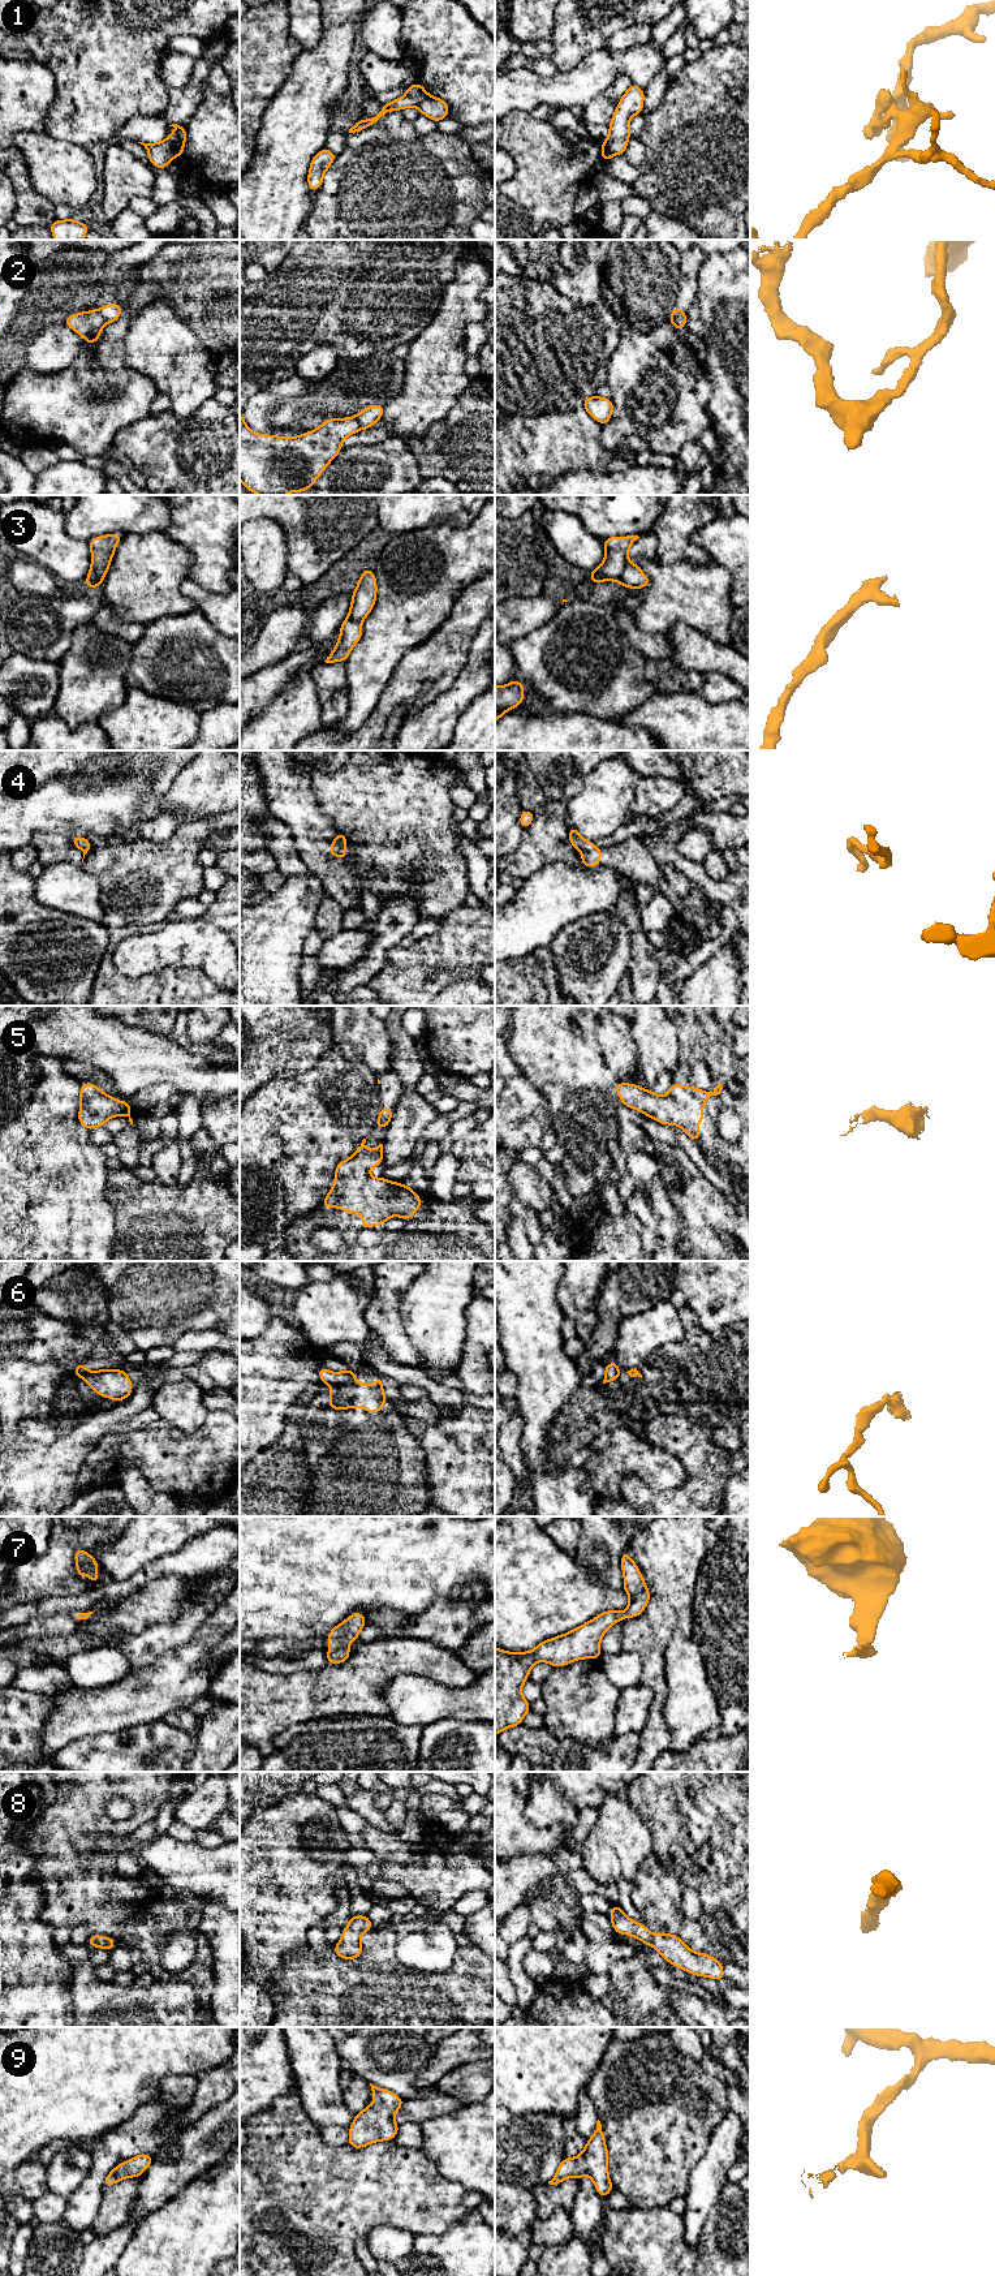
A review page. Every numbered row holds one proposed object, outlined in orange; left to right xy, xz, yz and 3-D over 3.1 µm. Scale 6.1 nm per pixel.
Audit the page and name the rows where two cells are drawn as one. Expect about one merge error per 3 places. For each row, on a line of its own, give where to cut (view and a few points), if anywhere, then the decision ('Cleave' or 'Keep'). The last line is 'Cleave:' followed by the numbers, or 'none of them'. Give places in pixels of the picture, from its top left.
1: Split along xy (167, 138), (176, 155). Cleave
2: Split along yz (684, 312), (671, 322). Cleave
3: Split along yz (627, 556), (627, 563), (617, 580). Cleave
4: Split along xz (335, 839), (343, 847). Cleave
5: No split. Keep
6: Split along xz (354, 1380), (347, 1384), (330, 1385). Cleave
7: No split. Keep
8: No split. Keep
9: No split. Keep
Cleave: 1, 2, 3, 4, 6

